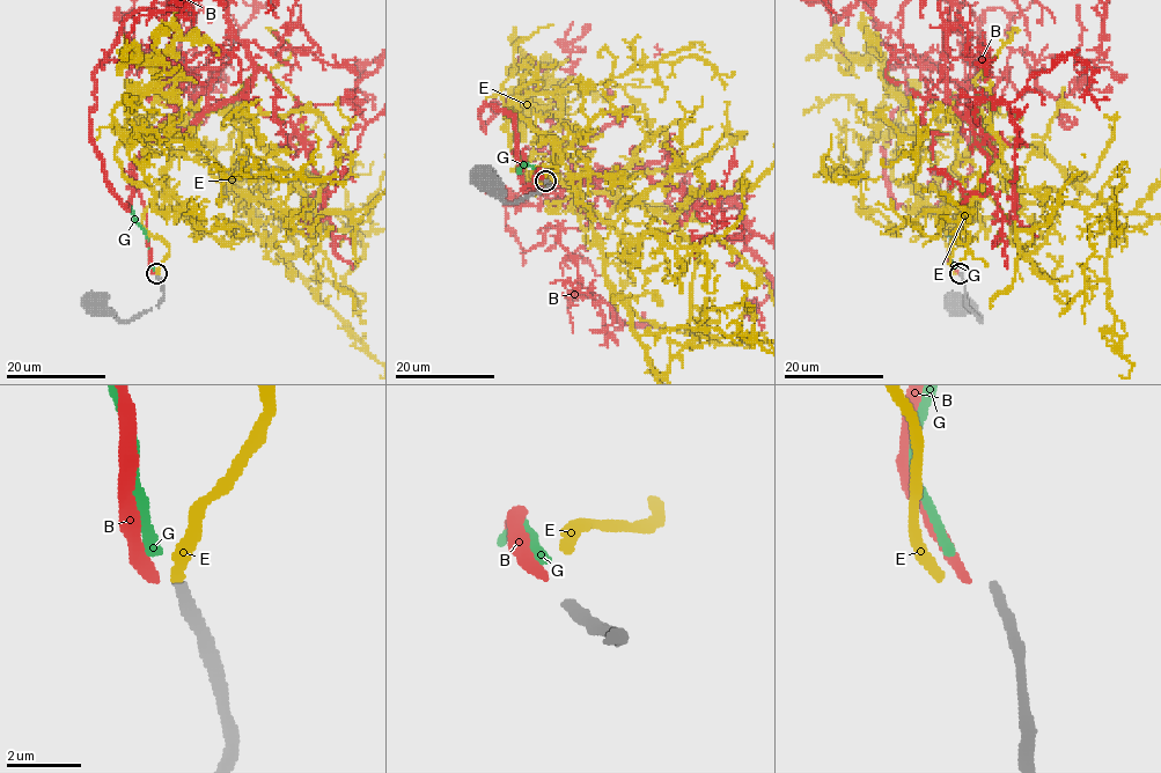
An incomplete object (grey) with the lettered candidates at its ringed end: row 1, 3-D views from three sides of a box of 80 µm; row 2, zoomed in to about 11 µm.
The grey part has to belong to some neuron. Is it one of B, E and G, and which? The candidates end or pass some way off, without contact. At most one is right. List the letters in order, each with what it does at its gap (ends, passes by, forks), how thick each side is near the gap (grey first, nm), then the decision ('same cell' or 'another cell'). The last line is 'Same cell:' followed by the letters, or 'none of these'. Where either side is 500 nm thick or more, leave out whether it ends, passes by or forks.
B: it ends; calibres 280 and 280 nm; same cell
E: it ends; calibres 280 and 320 nm; another cell
G: it ends; calibres 280 and 280 nm; another cell
Same cell: B

